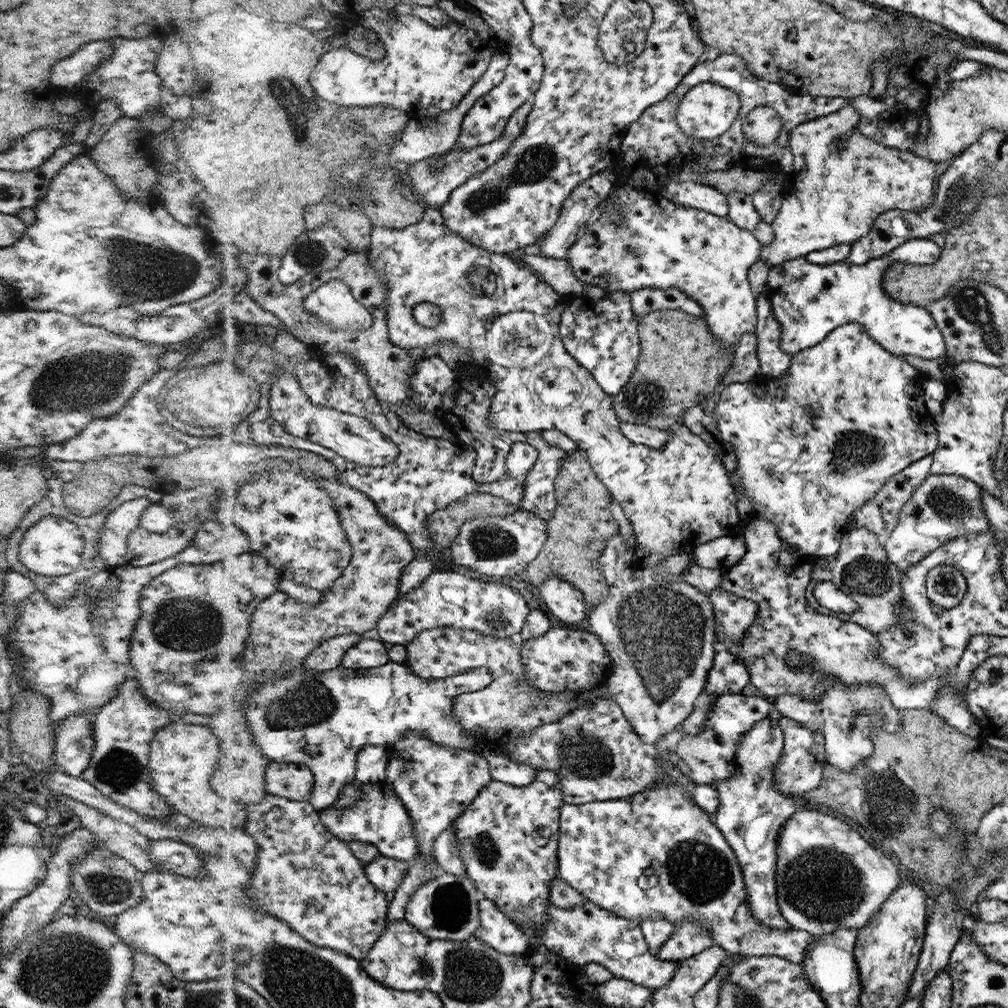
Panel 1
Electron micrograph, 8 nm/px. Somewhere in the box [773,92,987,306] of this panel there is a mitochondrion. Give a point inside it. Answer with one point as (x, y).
(959, 198)

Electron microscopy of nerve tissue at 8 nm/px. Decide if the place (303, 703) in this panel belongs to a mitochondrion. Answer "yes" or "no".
yes

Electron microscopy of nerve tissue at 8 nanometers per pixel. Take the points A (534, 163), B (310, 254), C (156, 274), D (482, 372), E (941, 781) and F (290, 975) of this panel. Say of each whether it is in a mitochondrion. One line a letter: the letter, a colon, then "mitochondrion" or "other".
A: mitochondrion
B: mitochondrion
C: mitochondrion
D: other
E: other
F: mitochondrion

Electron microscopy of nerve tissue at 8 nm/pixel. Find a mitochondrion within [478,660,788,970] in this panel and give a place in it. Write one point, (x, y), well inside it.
(701, 873)

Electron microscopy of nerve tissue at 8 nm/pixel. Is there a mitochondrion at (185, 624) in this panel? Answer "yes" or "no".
yes

